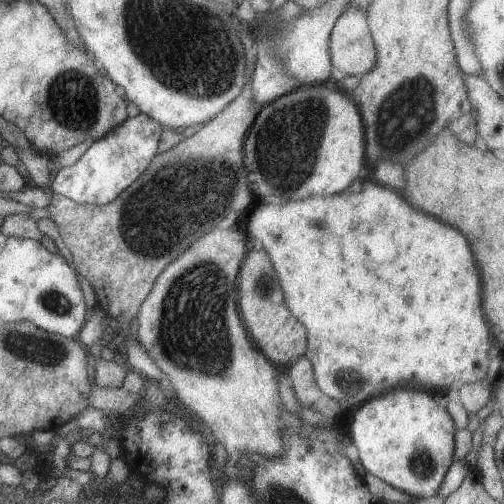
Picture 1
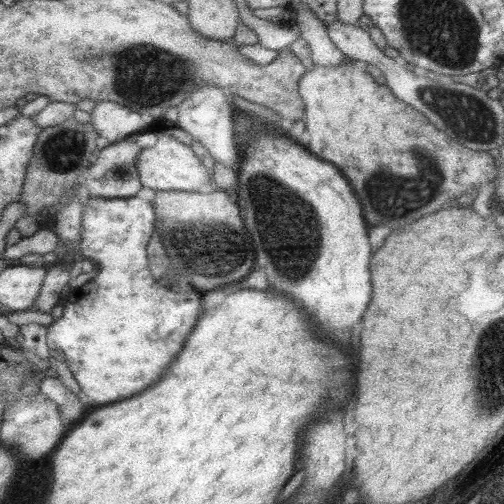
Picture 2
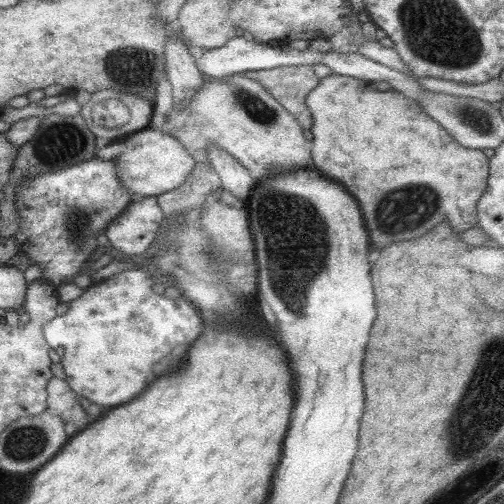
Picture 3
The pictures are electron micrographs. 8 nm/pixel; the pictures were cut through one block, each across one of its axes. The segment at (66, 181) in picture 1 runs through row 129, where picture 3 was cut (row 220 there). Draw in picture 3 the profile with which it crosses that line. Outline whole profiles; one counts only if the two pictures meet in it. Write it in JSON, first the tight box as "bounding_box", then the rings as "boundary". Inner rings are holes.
{"bounding_box":[105,196,163,254],"boundary":[[[155,196],[131,202],[111,224],[105,228],[105,236],[111,246],[125,254],[147,252],[155,238],[161,234],[163,212]]]}

